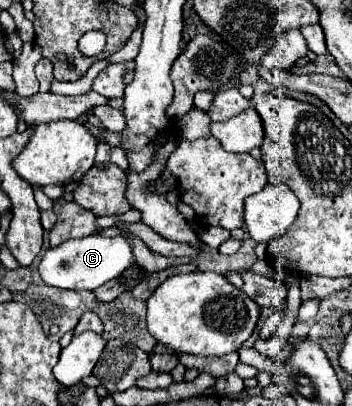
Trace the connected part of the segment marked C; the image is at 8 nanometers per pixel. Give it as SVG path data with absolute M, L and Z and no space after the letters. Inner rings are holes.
M85 236L77 240L67 240L61 246L49 248L39 264L39 274L45 284L49 286L59 286L59 288L69 288L69 290L95 290L105 282L111 282L119 278L129 266L135 264L135 254L133 254L133 244L129 242L127 236Z

